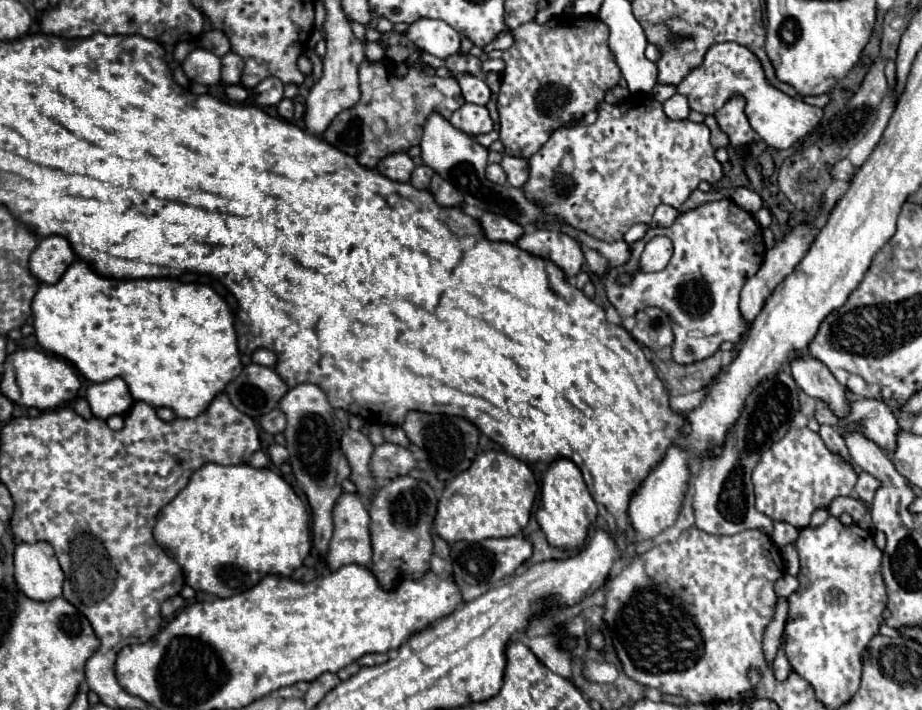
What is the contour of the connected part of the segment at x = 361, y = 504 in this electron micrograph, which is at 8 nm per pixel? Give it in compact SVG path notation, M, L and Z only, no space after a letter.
M342 493L332 511L334 519L334 537L330 541L330 549L326 555L326 563L330 571L338 571L344 565L362 565L368 567L372 561L372 547L370 547L370 515L368 515L368 501L362 499L358 493Z

